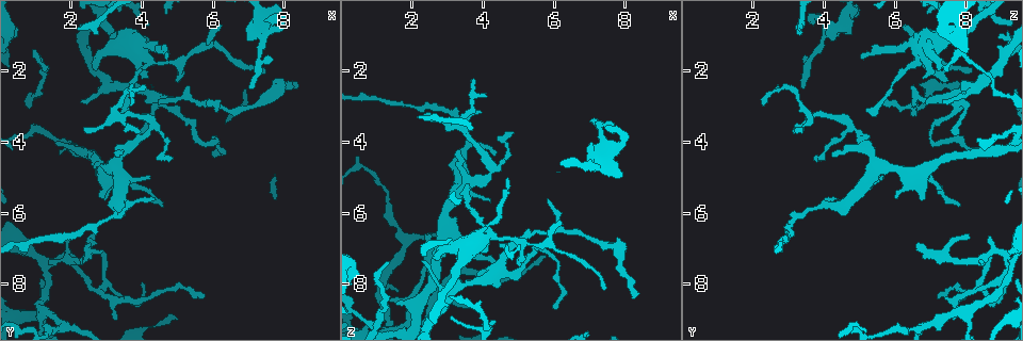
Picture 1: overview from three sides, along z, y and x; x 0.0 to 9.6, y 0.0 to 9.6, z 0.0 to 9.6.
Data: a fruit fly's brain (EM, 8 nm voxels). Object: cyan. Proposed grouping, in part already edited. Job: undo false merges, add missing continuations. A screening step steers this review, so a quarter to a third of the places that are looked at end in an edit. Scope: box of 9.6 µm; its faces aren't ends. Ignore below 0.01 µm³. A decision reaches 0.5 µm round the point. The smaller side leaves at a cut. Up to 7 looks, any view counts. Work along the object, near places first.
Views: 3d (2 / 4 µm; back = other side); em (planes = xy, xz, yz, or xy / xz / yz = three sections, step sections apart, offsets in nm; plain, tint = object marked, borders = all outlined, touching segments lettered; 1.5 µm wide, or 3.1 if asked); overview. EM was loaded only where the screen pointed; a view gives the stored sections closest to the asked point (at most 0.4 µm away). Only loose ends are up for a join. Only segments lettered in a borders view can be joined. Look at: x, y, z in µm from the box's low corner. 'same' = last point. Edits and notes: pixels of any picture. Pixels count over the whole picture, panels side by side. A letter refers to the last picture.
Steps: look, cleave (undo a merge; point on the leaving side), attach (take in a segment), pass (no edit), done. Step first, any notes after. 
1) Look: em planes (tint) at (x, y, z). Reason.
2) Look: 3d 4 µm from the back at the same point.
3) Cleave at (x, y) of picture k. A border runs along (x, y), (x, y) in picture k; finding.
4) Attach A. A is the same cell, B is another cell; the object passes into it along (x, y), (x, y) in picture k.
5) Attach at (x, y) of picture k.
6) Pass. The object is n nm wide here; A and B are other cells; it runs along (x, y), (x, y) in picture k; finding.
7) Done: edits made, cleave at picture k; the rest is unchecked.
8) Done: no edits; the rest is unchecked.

Look: em planes (borders) at (4.80, 1.65, 5.05). Branch stops here.

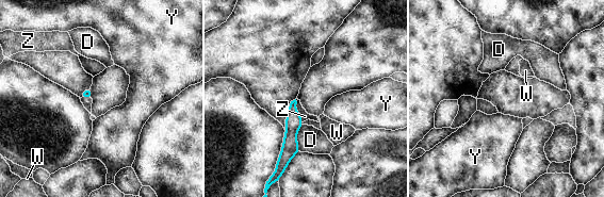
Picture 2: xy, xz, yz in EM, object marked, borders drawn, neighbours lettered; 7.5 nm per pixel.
Pass. D, W, Y and Z are other cells; a border runs along (295, 99), (296, 111), (303, 121) in picture 2; none of them fits.

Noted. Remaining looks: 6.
Look: 3d 4 µm at (8.25, 2.45, 8.40). Tapers out.

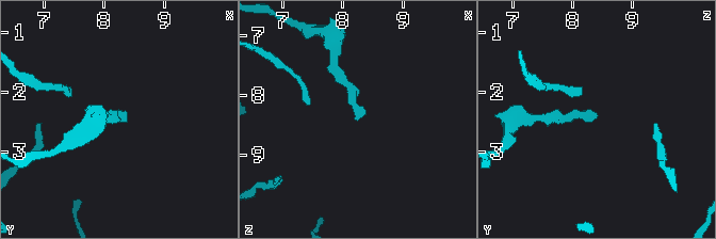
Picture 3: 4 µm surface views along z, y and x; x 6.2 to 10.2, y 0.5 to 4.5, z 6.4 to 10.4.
Look: em yz step 4 (borders) at (8.25, 2.40, 8.40).

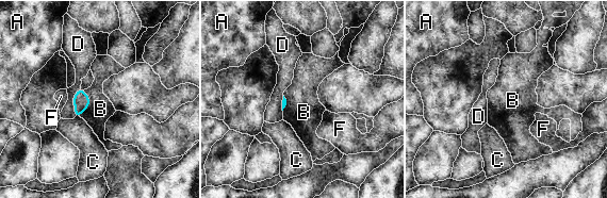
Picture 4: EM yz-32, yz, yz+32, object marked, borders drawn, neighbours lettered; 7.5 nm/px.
Look: em planes (borders) at the same point. Cut it another way.

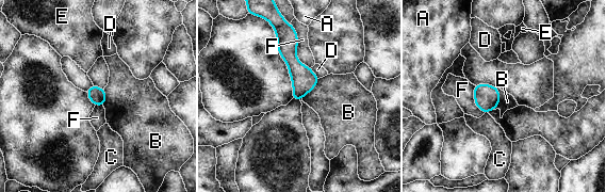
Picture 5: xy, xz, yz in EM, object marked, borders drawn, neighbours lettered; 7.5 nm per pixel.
Pass. The object is 120 nm wide here; A, B, C, D, E and F are other cells; a border runs along (291, 24), (296, 58), (310, 67) in picture 5; none of them fits.

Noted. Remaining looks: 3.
Done: no edits; the rest is unchecked.

